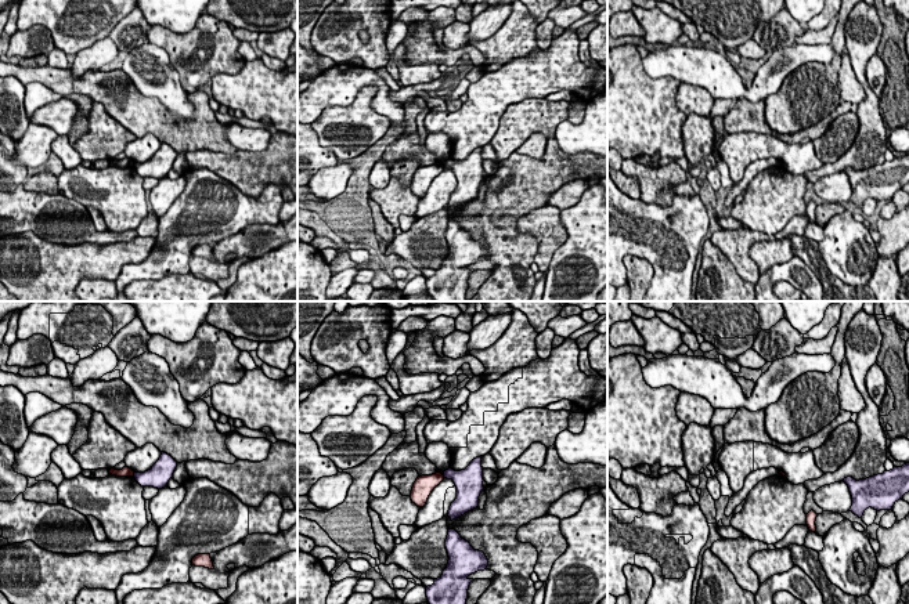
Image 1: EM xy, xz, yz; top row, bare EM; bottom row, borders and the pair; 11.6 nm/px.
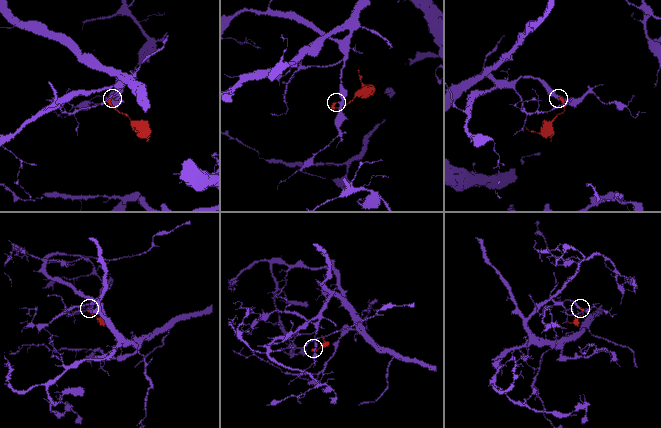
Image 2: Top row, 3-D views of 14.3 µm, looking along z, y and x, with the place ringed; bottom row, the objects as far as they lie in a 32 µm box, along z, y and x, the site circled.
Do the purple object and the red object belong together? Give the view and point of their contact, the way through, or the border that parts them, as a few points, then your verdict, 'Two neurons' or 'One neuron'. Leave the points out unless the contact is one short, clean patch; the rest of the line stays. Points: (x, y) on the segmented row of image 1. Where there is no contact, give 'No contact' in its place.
Touches purple at xz (443, 474). Boundary: xz (442, 474), (444, 477). Two neurons

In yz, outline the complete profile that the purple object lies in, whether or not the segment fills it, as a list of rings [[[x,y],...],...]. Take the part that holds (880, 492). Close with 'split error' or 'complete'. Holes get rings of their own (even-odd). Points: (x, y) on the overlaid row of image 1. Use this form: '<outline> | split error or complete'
[[[909,463],[866,480],[844,478],[852,506],[850,511],[862,518],[866,509],[892,510],[892,506],[909,492]]] | complete

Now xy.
[[[162,452],[159,460],[145,473],[134,473],[136,481],[141,487],[154,487],[162,489],[167,485],[169,480],[177,467],[177,462],[167,453]]] | complete

